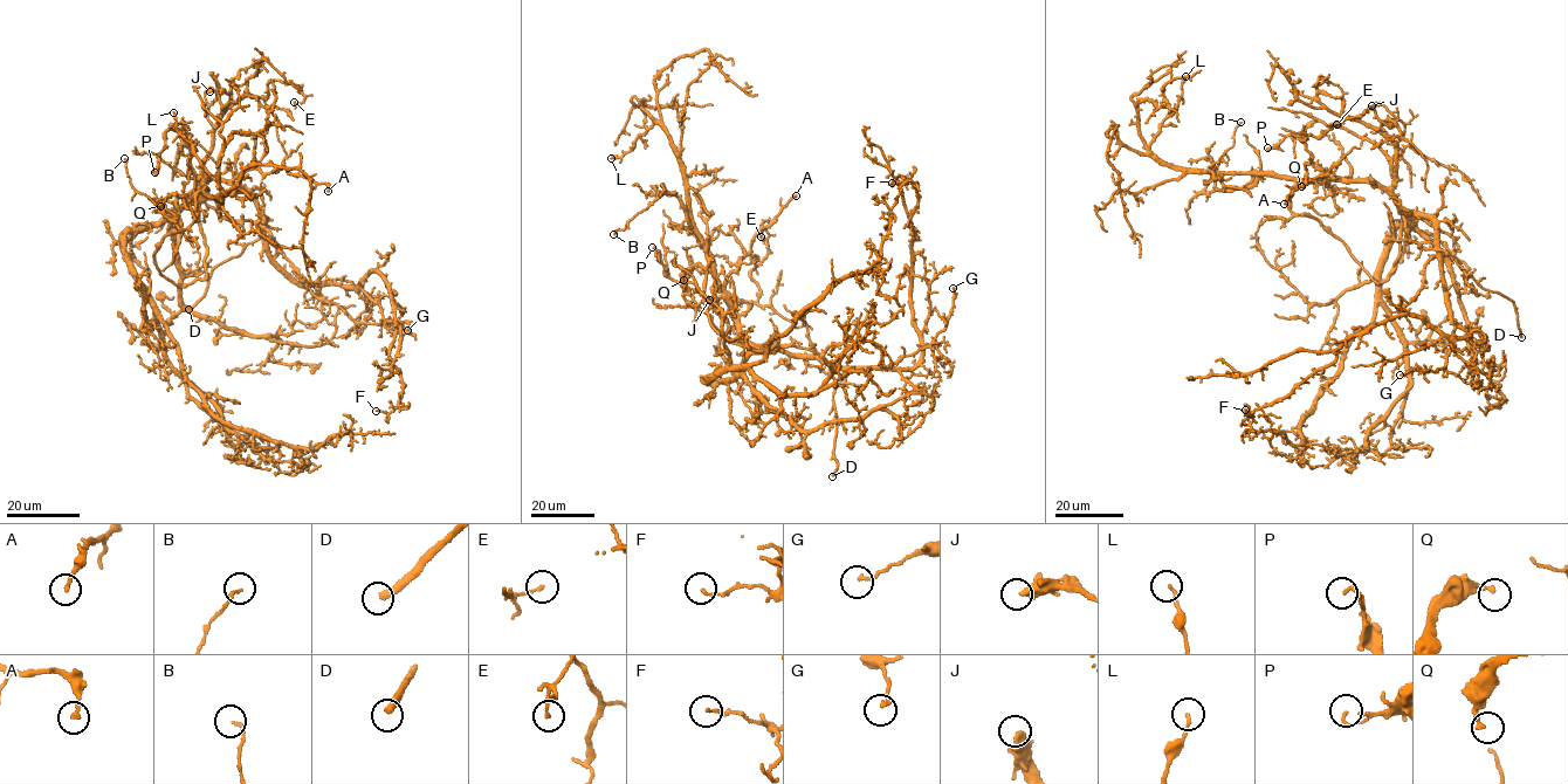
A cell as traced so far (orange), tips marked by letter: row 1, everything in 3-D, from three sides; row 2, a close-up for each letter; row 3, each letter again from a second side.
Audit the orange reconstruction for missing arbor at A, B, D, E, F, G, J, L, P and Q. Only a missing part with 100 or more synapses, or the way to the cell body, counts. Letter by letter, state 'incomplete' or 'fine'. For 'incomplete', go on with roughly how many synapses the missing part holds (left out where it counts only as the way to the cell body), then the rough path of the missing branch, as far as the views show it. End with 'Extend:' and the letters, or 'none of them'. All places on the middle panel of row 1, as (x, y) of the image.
A: fine
B: fine
D: incomplete
E: fine
F: fine
G: fine
J: fine
L: fine
P: fine
Q: fine
Extend: D

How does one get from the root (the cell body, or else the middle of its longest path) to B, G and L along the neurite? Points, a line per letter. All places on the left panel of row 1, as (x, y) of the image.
B: (211, 197), (201, 185), (206, 174), (210, 188), (197, 196), (198, 218), (181, 229), (133, 188), (124, 158)
G: (211, 197), (248, 193), (259, 213), (268, 255), (294, 280), (356, 322), (403, 322), (408, 323), (407, 330)
L: (211, 197), (201, 185), (206, 174), (205, 193), (222, 204), (173, 112)

